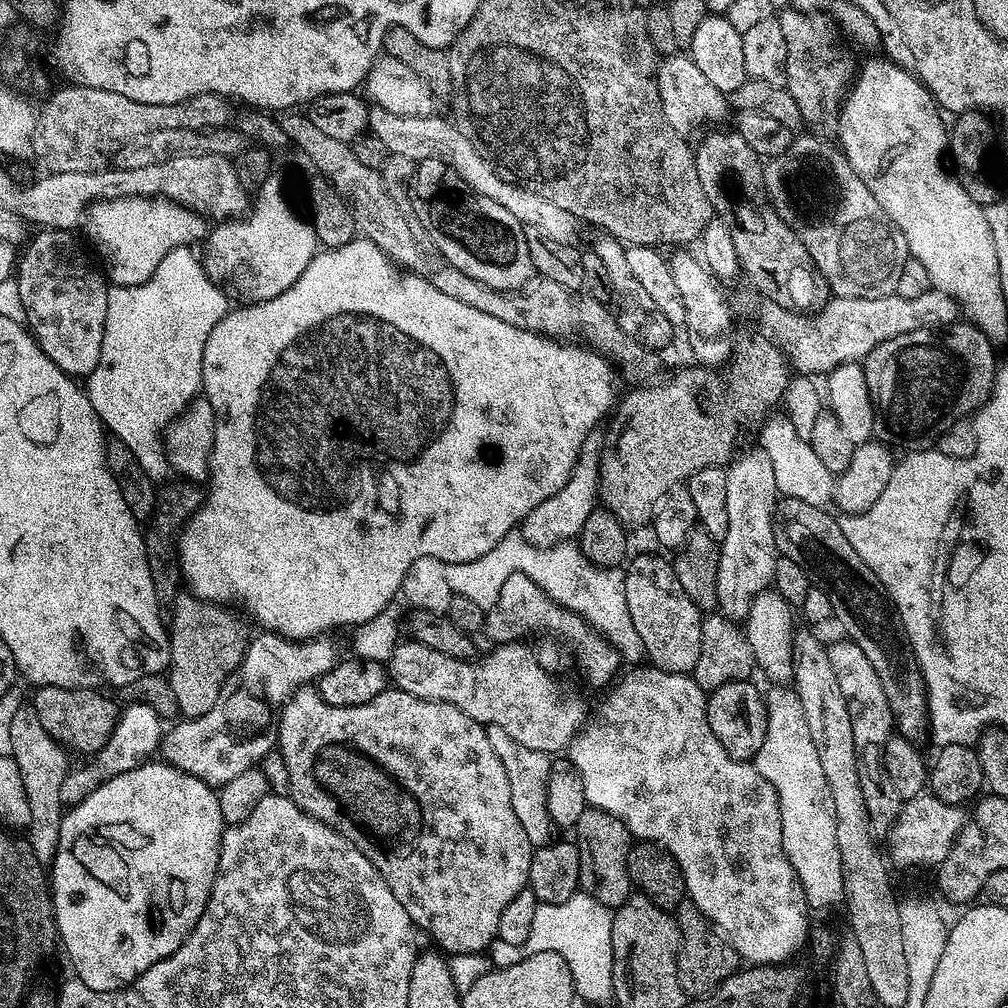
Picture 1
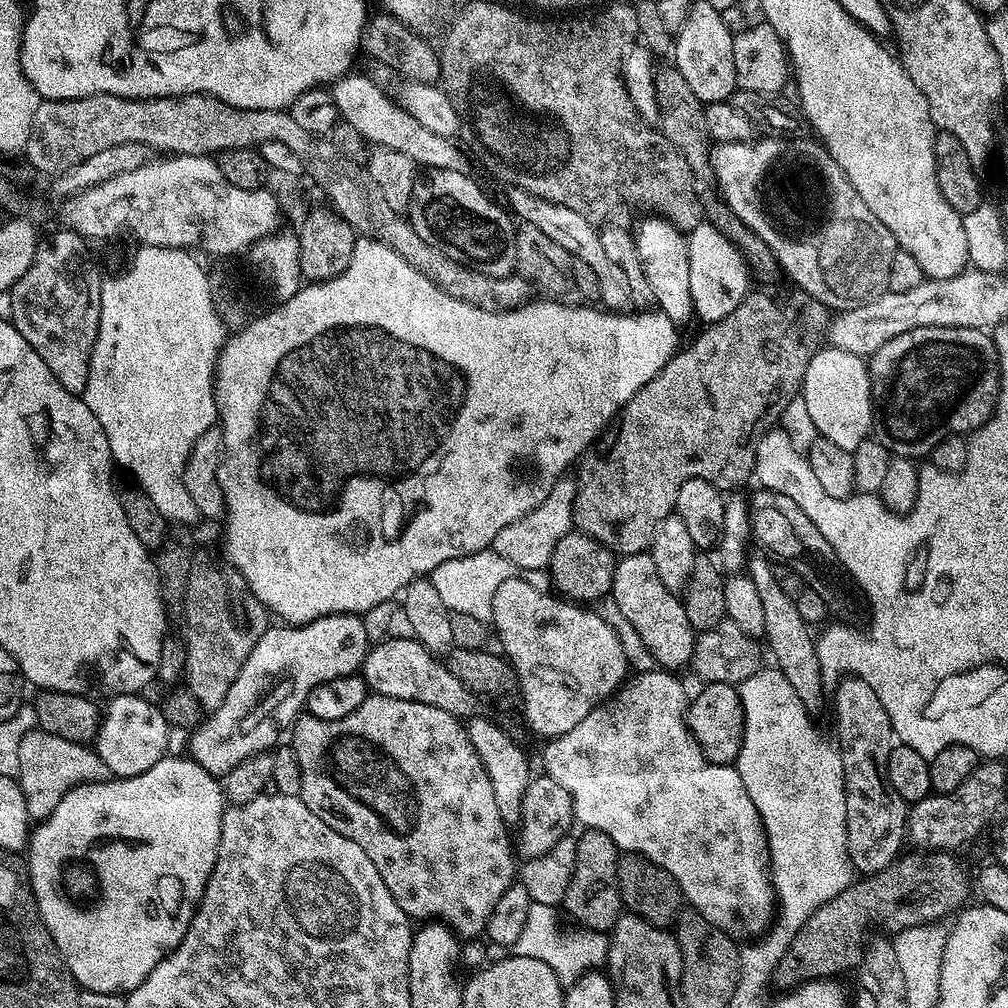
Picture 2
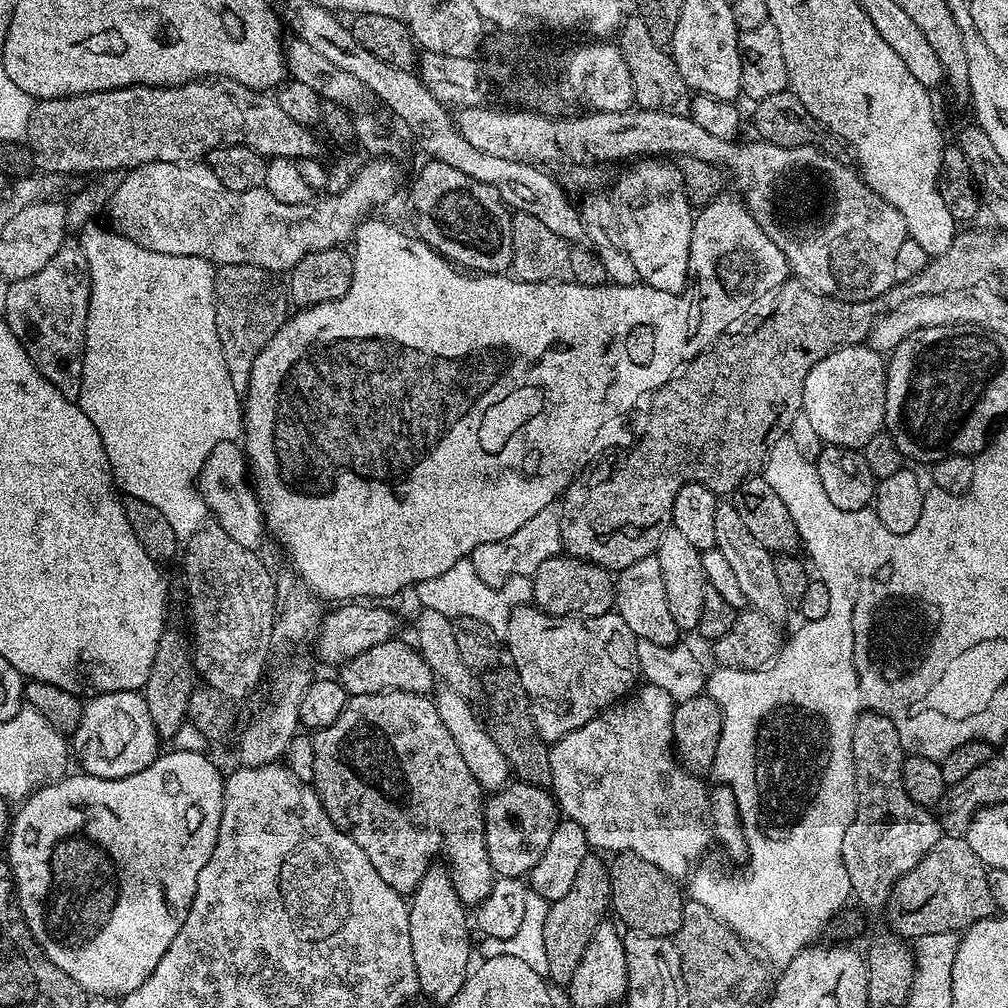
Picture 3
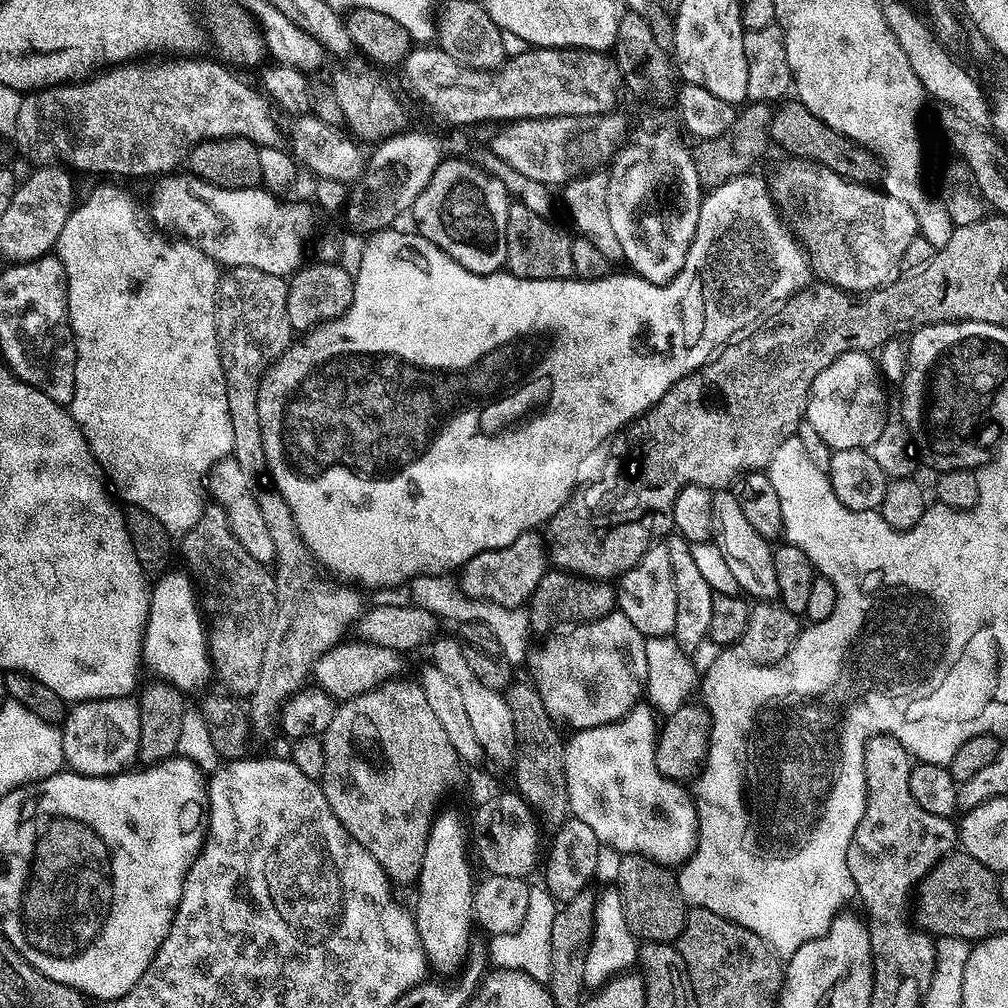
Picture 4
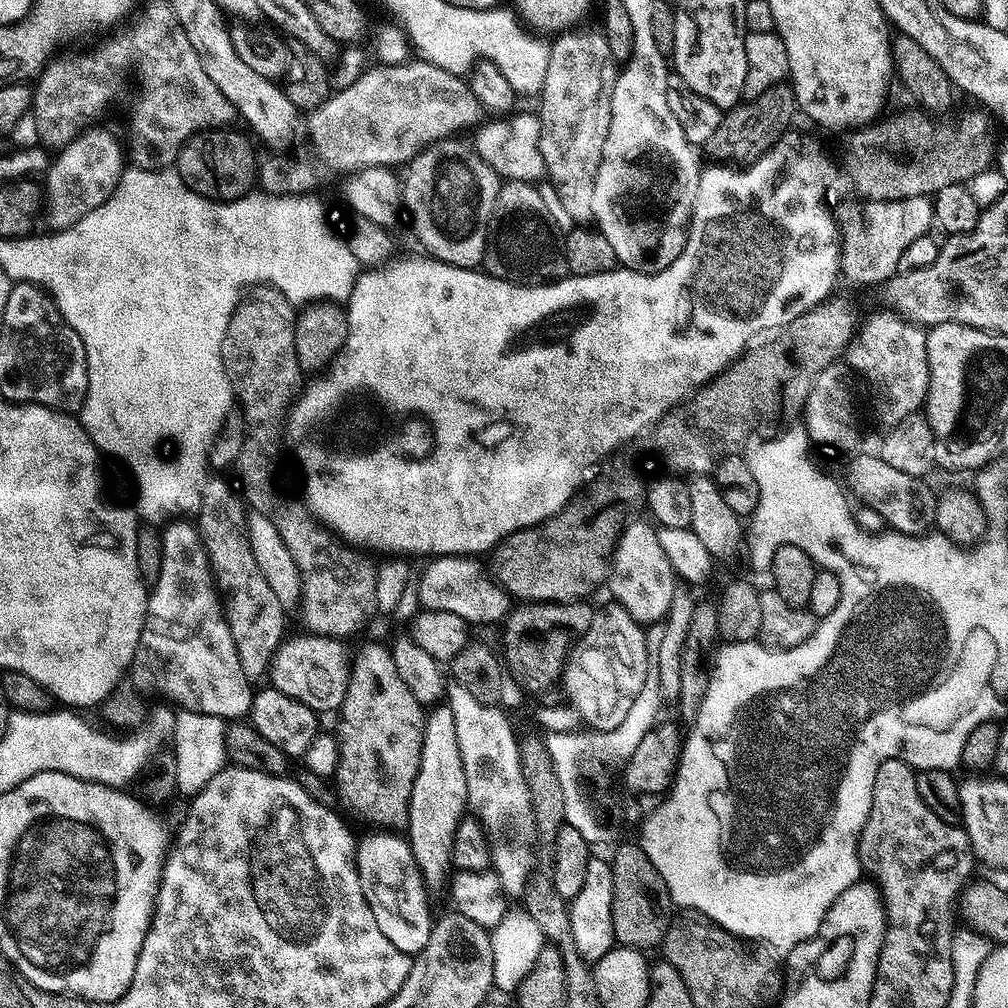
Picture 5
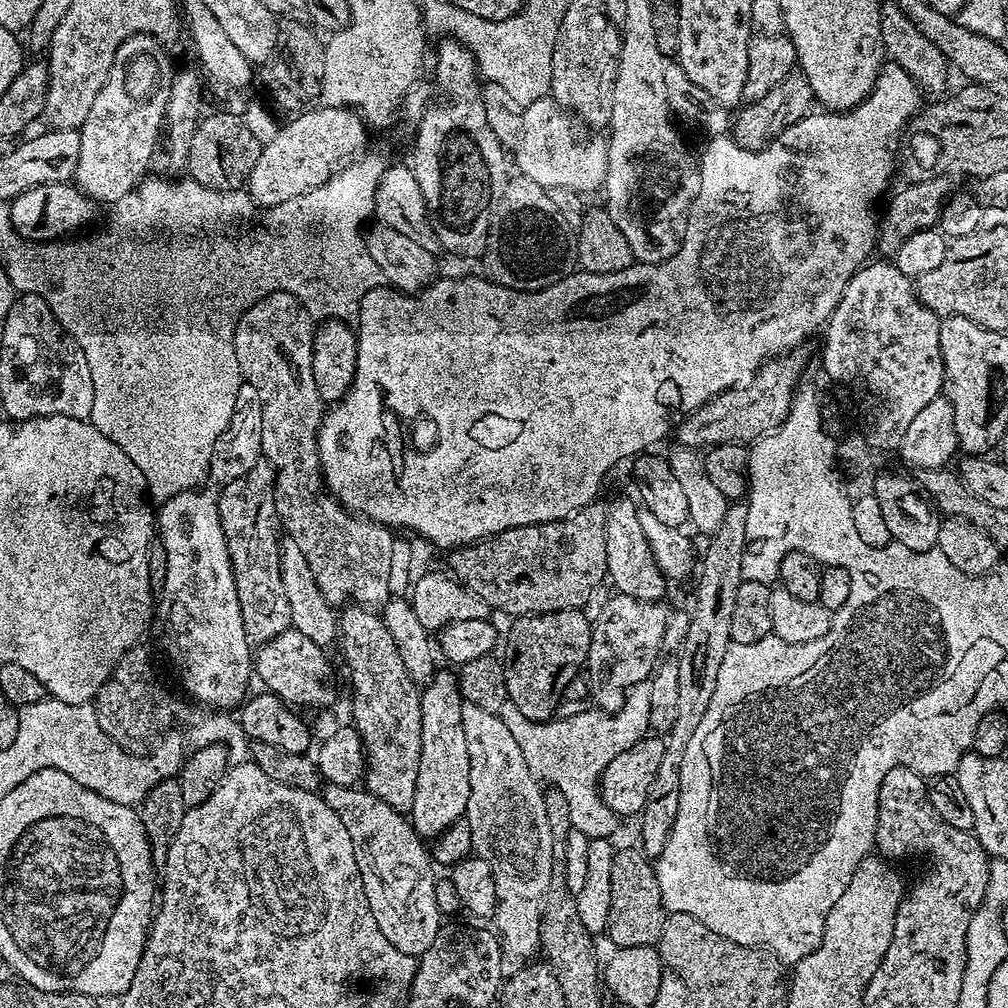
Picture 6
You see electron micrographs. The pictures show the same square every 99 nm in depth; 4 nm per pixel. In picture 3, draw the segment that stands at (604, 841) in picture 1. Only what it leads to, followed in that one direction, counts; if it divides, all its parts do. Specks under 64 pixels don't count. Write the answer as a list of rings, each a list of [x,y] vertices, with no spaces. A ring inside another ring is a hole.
[[[590,854],[578,870],[570,891],[562,898],[551,901],[546,914],[544,946],[546,956],[546,976],[553,985],[567,986],[571,976],[582,959],[591,936],[605,922],[612,907],[612,879],[608,873],[609,865],[599,860],[599,855]]]

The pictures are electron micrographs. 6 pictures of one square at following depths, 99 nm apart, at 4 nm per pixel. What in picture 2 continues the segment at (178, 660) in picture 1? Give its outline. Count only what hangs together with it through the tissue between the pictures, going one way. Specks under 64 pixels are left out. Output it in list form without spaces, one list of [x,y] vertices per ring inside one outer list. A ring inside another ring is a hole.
[[[202,555],[193,562],[182,617],[186,662],[183,683],[194,694],[203,711],[209,712],[222,704],[230,682],[238,678],[242,662],[250,658],[250,650],[270,626],[270,613],[251,589],[248,579],[223,559]]]

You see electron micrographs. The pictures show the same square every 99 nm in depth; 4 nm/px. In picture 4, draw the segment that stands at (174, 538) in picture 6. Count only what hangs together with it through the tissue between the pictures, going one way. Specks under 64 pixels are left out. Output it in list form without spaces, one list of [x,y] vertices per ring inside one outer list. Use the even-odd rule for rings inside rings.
[[[169,570],[151,585],[148,621],[144,627],[144,645],[140,654],[143,667],[149,668],[156,675],[157,681],[171,685],[183,694],[206,687],[208,679],[211,676],[213,678],[214,667],[208,650],[206,620],[198,603],[197,585],[187,571]]]

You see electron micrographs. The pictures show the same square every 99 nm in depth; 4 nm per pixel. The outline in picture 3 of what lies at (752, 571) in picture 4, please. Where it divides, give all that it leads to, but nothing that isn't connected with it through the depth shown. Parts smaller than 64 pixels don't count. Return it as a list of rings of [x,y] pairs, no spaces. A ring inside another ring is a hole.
[[[717,503],[714,522],[716,527],[715,551],[720,552],[722,558],[730,562],[734,574],[738,574],[738,586],[742,586],[745,601],[772,621],[781,622],[786,619],[790,605],[786,594],[782,594],[782,586],[774,570],[773,553],[767,552],[762,542],[758,542],[758,538],[750,534],[750,529],[743,524],[742,517],[738,515],[735,503]]]

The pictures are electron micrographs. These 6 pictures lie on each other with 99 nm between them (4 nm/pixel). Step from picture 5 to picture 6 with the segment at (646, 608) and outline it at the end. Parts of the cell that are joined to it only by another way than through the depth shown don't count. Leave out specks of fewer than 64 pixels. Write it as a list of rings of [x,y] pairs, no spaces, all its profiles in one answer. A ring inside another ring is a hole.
[[[618,498],[609,503],[606,530],[604,531],[604,561],[607,564],[607,579],[613,582],[617,593],[636,598],[638,601],[658,602],[664,598],[667,577],[661,574],[660,567],[654,561],[653,552],[649,550],[649,542],[642,533],[638,522],[637,503],[626,498]]]

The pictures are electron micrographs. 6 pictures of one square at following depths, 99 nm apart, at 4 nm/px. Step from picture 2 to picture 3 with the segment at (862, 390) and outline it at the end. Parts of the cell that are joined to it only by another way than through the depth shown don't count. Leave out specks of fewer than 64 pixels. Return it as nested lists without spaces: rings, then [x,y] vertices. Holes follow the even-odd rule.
[[[851,344],[832,351],[806,376],[802,411],[827,445],[861,449],[883,429],[885,374],[883,355],[868,344]]]

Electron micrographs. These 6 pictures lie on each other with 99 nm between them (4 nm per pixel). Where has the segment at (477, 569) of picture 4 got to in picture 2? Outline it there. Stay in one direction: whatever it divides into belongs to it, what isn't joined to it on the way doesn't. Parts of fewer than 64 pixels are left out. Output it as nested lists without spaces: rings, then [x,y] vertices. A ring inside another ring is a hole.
[[[561,477],[550,494],[530,514],[524,515],[518,522],[511,523],[510,526],[500,530],[492,543],[493,551],[506,557],[513,567],[518,566],[526,570],[538,570],[542,567],[545,569],[551,563],[552,554],[558,542],[573,531],[575,525],[577,483],[569,478]]]

